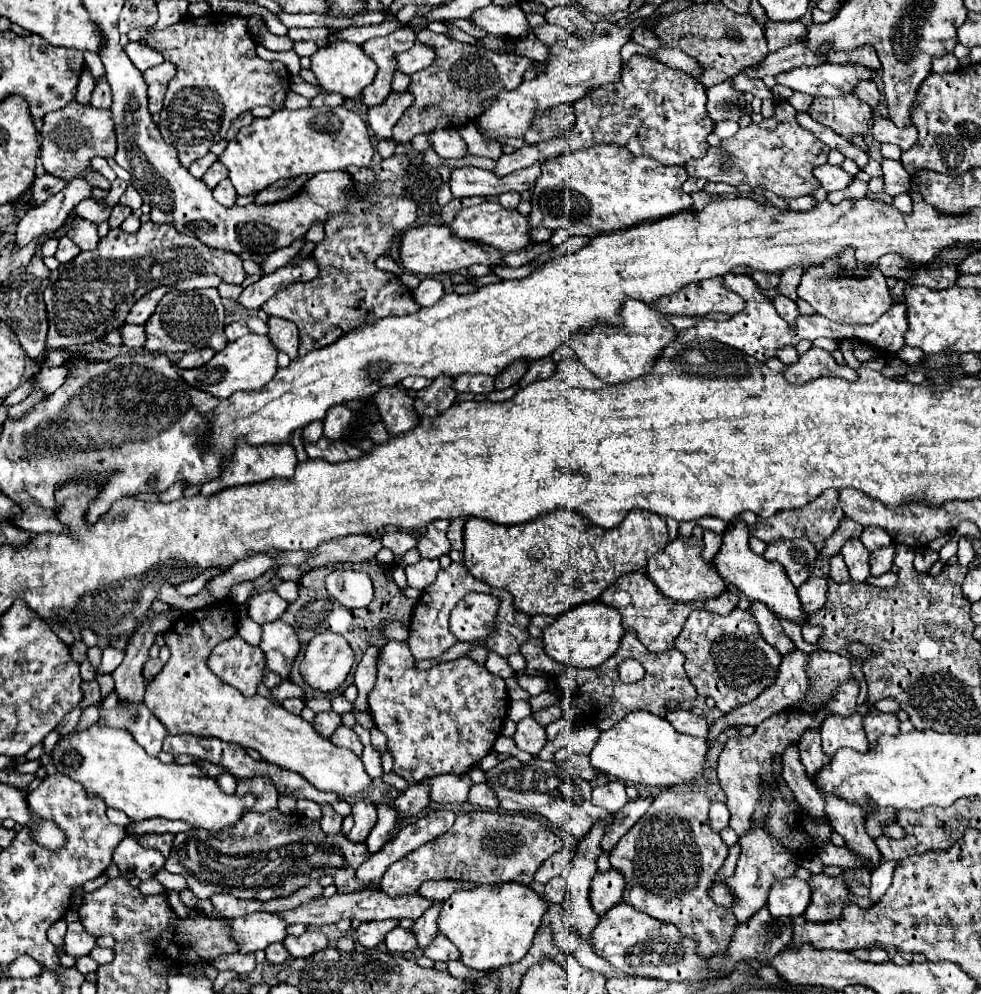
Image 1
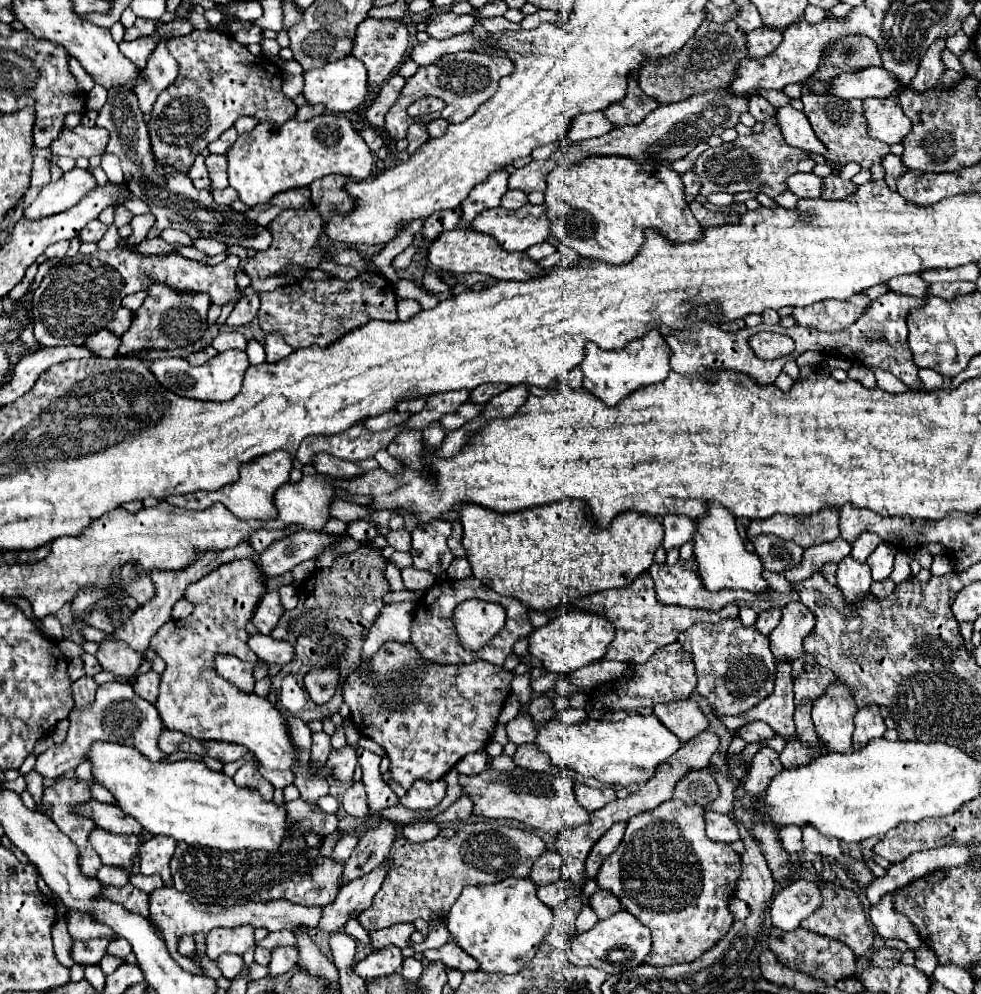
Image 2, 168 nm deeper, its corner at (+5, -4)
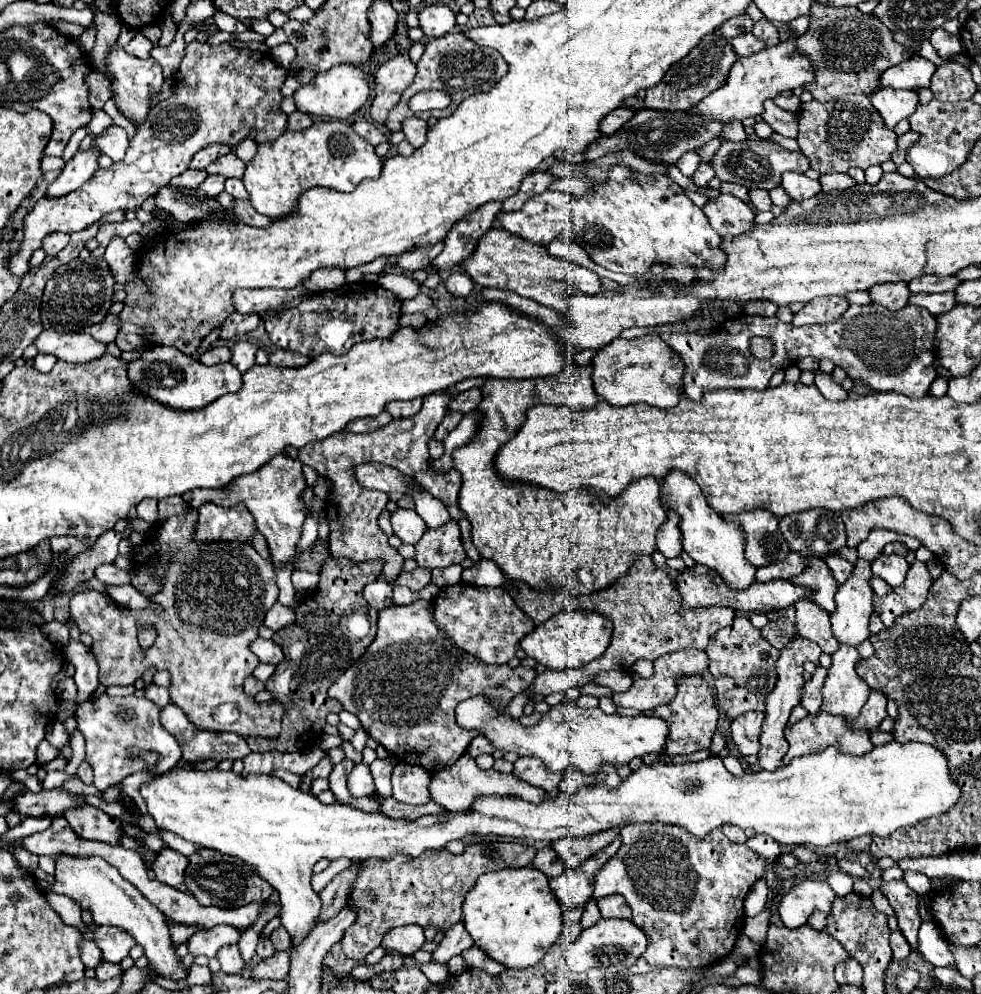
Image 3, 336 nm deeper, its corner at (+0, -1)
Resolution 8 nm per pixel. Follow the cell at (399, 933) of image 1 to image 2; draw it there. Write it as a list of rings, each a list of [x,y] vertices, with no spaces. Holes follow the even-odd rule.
[[[386,946],[382,950],[374,950],[370,956],[366,956],[364,960],[360,960],[358,964],[354,964],[354,972],[358,976],[366,978],[380,978],[380,976],[388,976],[392,972],[396,972],[402,966],[402,950],[396,946]]]

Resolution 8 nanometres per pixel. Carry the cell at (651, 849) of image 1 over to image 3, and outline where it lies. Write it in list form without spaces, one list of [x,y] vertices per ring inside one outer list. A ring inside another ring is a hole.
[[[629,823],[621,829],[621,839],[623,845],[619,847],[619,853],[611,857],[611,861],[607,861],[595,877],[593,899],[601,899],[613,893],[623,895],[633,909],[633,923],[639,925],[647,935],[647,951],[629,971],[647,973],[669,965],[705,967],[727,957],[743,929],[743,901],[751,885],[759,877],[763,877],[765,861],[745,845],[735,845],[727,841],[727,837],[719,829],[713,829],[705,837],[695,837],[679,825]]]

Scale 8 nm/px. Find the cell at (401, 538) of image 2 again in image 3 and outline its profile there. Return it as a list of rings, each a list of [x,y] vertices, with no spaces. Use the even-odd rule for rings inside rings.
[[[397,509],[391,515],[391,525],[393,525],[395,535],[403,543],[411,543],[411,545],[415,545],[427,529],[425,521],[413,509]]]

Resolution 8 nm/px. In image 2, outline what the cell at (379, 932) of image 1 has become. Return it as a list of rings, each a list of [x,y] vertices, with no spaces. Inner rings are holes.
[[[394,924],[390,928],[382,928],[378,932],[370,932],[374,950],[382,950],[388,944],[394,944],[398,948],[406,948],[410,942],[410,936],[414,932],[414,924]]]

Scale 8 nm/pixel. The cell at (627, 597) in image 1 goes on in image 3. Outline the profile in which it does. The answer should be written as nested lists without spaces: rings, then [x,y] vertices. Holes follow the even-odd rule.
[[[645,555],[637,557],[631,571],[623,579],[615,581],[611,587],[607,587],[599,593],[591,593],[591,595],[579,595],[579,597],[567,595],[563,599],[563,603],[561,603],[559,593],[533,591],[523,583],[513,583],[513,581],[509,581],[509,583],[519,589],[519,597],[517,597],[519,607],[523,607],[523,611],[527,615],[531,615],[531,619],[535,623],[545,623],[547,619],[557,615],[559,611],[585,609],[585,611],[595,611],[595,613],[605,615],[615,625],[611,645],[607,647],[603,657],[599,657],[599,659],[595,659],[589,665],[579,667],[579,669],[565,669],[565,671],[545,669],[543,673],[539,673],[537,681],[533,681],[533,685],[525,693],[517,695],[509,703],[507,713],[513,719],[519,719],[523,715],[523,705],[527,703],[529,693],[541,693],[541,695],[565,693],[569,687],[579,687],[579,685],[585,685],[585,683],[593,681],[595,673],[599,673],[599,671],[611,671],[611,669],[617,669],[617,667],[629,669],[637,659],[655,661],[663,653],[671,653],[671,651],[679,651],[679,649],[689,649],[689,647],[705,649],[709,637],[717,629],[731,625],[731,621],[735,617],[735,609],[729,607],[701,607],[689,609],[689,611],[683,609],[679,605],[679,593],[675,593],[673,579],[663,569],[655,567],[651,557]]]

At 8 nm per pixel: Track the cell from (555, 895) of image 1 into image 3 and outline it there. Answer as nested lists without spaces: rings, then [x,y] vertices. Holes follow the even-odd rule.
[[[617,835],[613,843],[609,843],[605,849],[589,857],[581,867],[577,869],[565,869],[559,877],[549,879],[551,893],[563,903],[563,909],[573,909],[583,903],[587,903],[593,895],[593,879],[595,873],[607,863],[621,847],[621,837]]]

